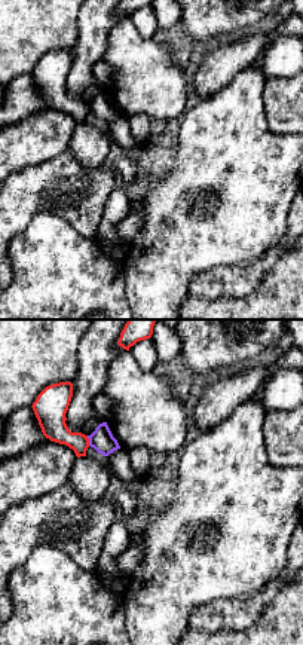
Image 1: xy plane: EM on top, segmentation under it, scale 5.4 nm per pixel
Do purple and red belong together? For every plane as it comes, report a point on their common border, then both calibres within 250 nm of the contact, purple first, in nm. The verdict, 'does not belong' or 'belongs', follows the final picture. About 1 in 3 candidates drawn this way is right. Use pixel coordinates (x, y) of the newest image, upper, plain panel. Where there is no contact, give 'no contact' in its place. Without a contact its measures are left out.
contact (89, 107); calibres 120 and 160 nm

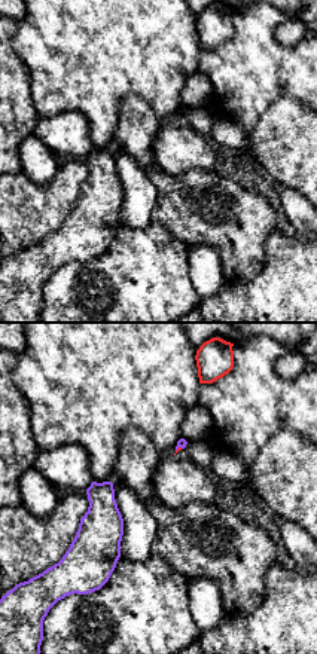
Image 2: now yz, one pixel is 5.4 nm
contact (179, 113); calibres 50 and 20 nm

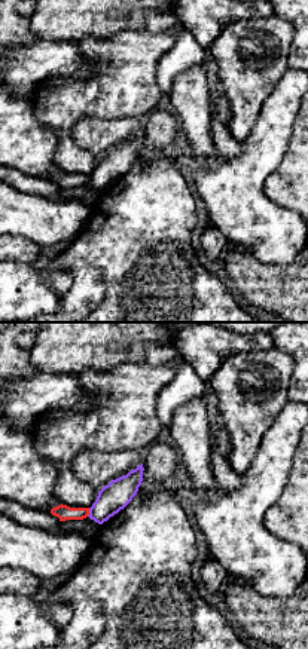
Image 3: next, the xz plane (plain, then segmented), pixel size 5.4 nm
contact (90, 180); calibres 160 and 80 nm

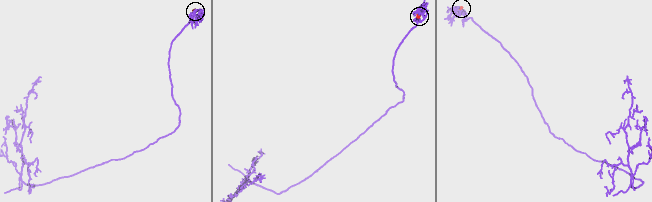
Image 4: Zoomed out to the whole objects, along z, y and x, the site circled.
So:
does not belong

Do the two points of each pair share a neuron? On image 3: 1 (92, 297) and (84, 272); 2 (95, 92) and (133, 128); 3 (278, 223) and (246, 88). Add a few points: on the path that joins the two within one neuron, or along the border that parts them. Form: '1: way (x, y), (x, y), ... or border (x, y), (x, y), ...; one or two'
1: way (88, 291), (87, 278); one
2: border (143, 116), (85, 118); two
3: border (271, 91), (261, 107), (253, 128), (241, 140); two

